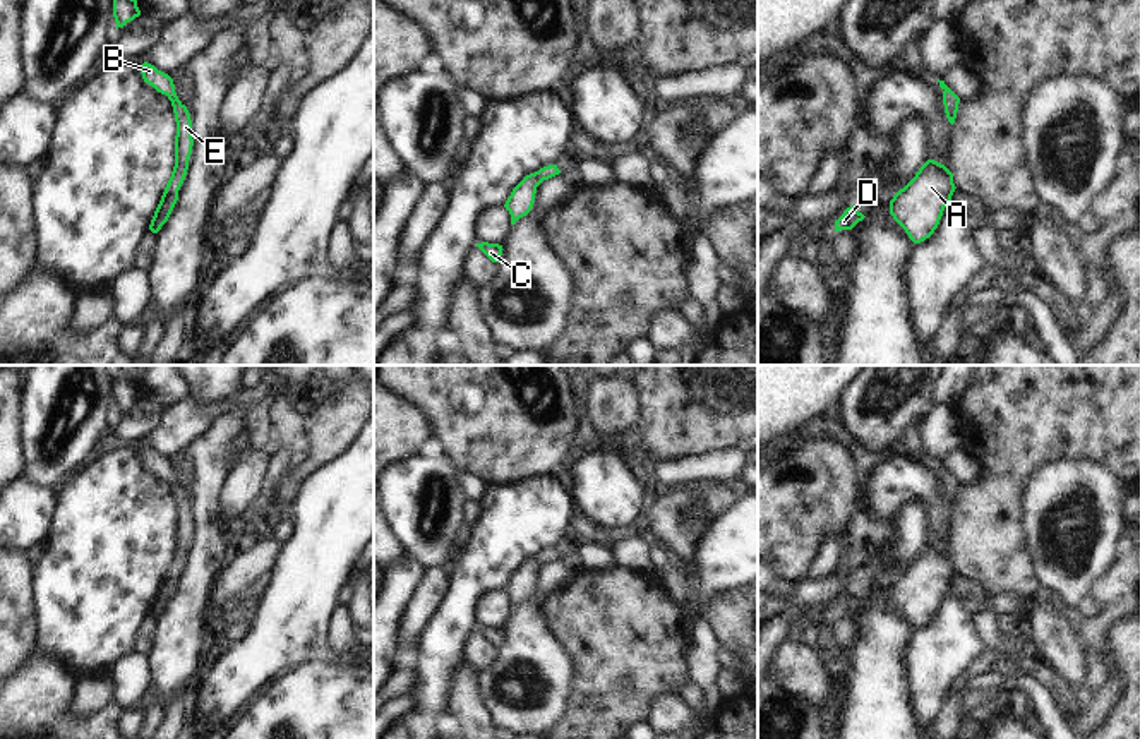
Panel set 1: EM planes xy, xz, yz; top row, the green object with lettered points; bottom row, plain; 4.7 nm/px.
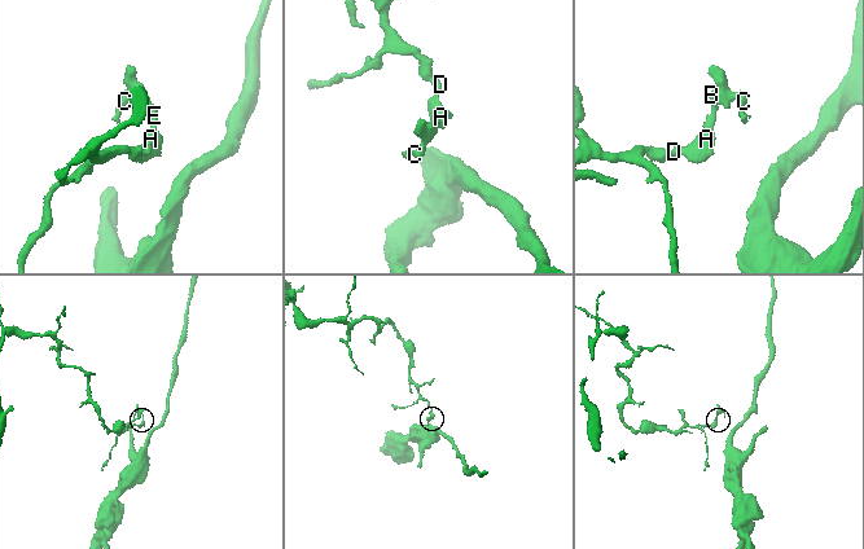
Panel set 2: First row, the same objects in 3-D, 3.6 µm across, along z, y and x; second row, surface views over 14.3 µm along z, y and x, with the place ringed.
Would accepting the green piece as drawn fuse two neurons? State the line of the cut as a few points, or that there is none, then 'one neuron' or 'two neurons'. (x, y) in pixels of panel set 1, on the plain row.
no cut | one neuron

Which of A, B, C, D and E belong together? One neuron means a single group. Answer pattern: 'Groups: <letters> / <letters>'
Groups: A B C D E

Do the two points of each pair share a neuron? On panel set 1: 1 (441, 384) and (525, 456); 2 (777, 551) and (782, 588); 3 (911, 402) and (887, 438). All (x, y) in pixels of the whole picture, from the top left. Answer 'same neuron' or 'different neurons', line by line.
1: same neuron
2: different neurons
3: same neuron

